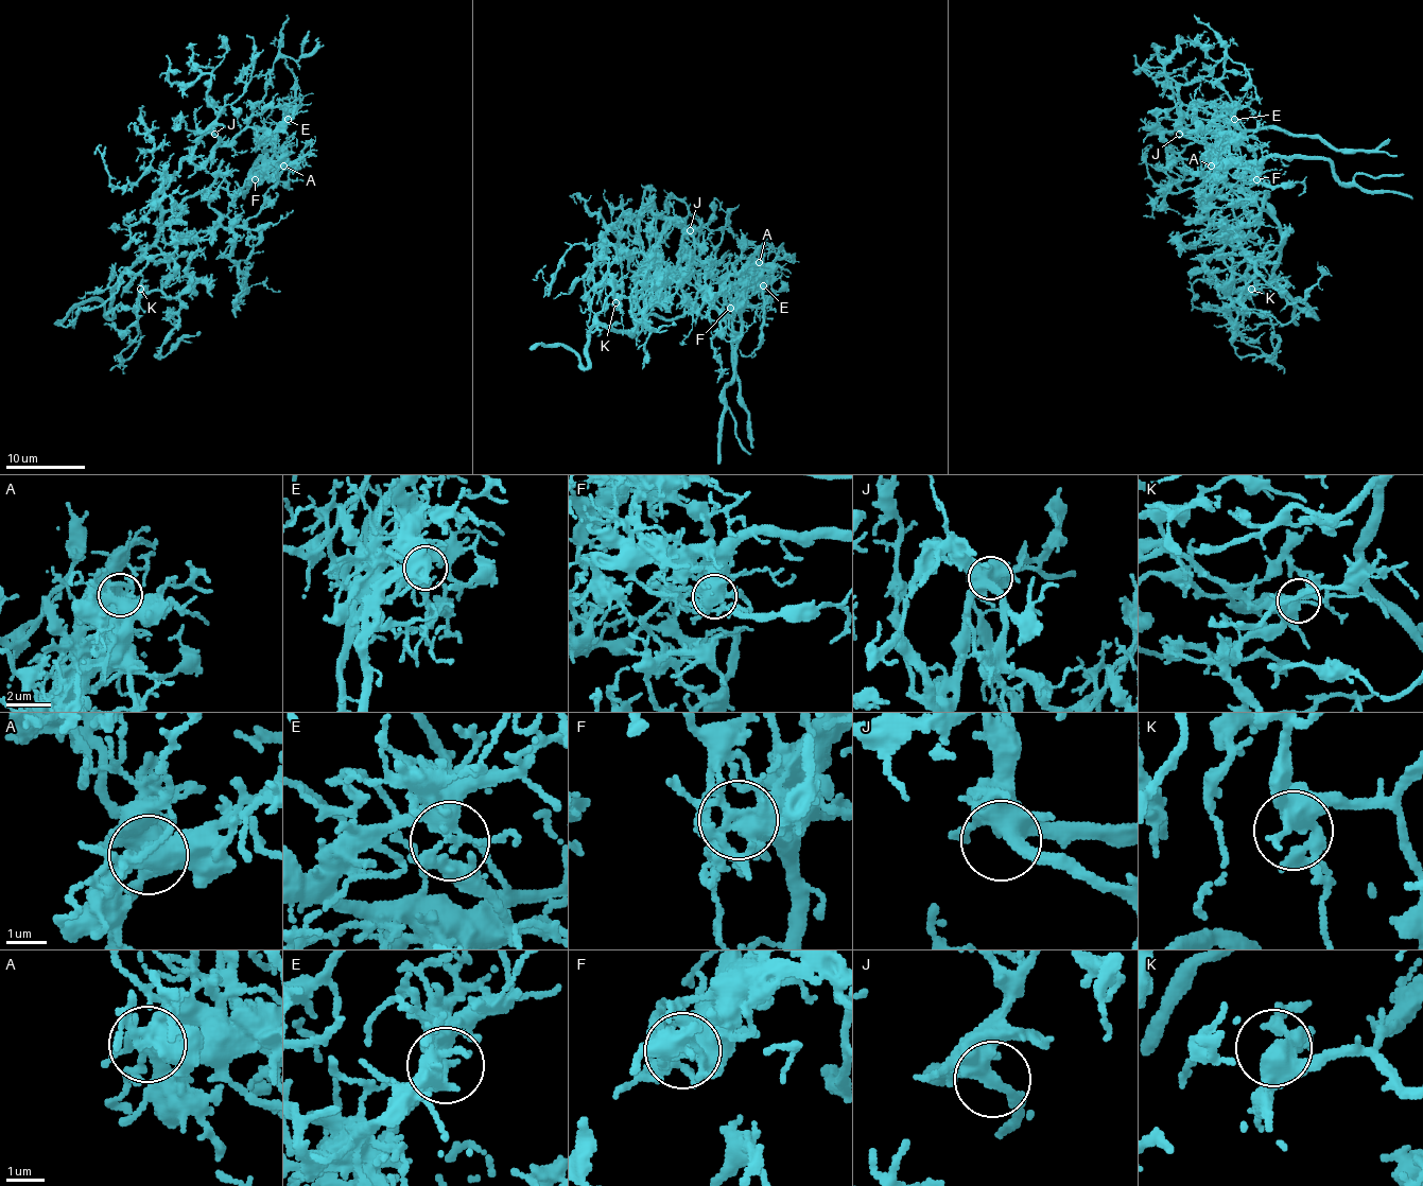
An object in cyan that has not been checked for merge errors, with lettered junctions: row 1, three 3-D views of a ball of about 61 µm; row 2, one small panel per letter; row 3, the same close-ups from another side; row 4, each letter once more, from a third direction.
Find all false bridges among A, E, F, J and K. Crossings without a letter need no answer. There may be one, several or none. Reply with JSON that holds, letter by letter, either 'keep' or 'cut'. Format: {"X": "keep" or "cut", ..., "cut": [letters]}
{"A": "keep", "E": "cut", "F": "cut", "J": "keep", "K": "keep", "cut": ["E", "F"]}

